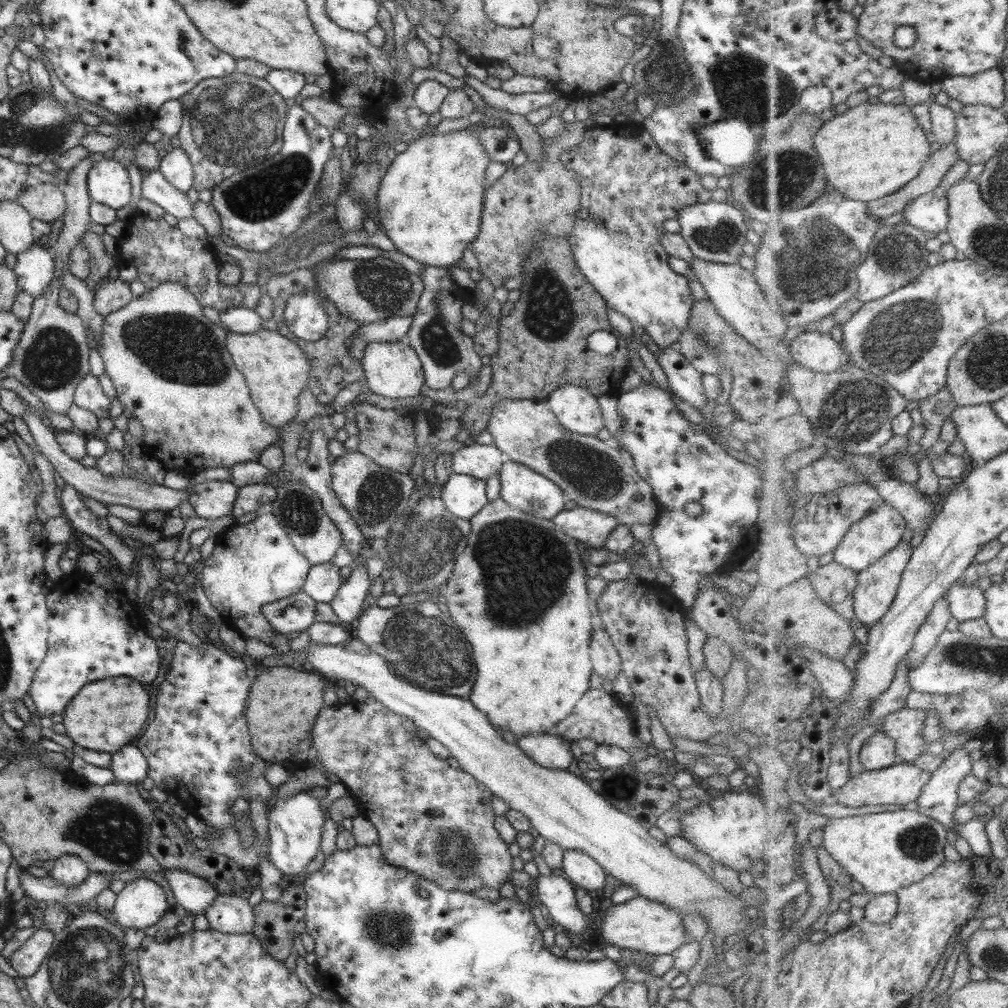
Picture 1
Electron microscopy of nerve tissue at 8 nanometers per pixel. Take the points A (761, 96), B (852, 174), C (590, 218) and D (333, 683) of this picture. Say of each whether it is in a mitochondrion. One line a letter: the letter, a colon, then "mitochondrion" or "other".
A: mitochondrion
B: other
C: mitochondrion
D: other

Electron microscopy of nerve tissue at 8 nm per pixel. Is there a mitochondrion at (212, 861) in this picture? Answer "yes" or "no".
no

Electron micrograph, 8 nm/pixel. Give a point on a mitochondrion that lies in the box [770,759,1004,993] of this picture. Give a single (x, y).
(920, 843)

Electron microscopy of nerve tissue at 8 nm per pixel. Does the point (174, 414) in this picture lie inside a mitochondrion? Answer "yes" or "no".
no

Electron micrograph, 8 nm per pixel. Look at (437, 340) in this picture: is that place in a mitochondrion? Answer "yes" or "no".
yes

